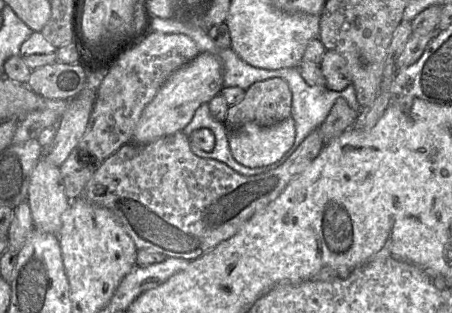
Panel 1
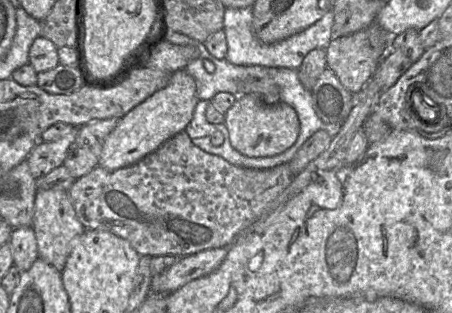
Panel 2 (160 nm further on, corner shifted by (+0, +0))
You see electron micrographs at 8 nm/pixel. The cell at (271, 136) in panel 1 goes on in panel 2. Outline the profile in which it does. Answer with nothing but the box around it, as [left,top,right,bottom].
[225,95,300,157]

